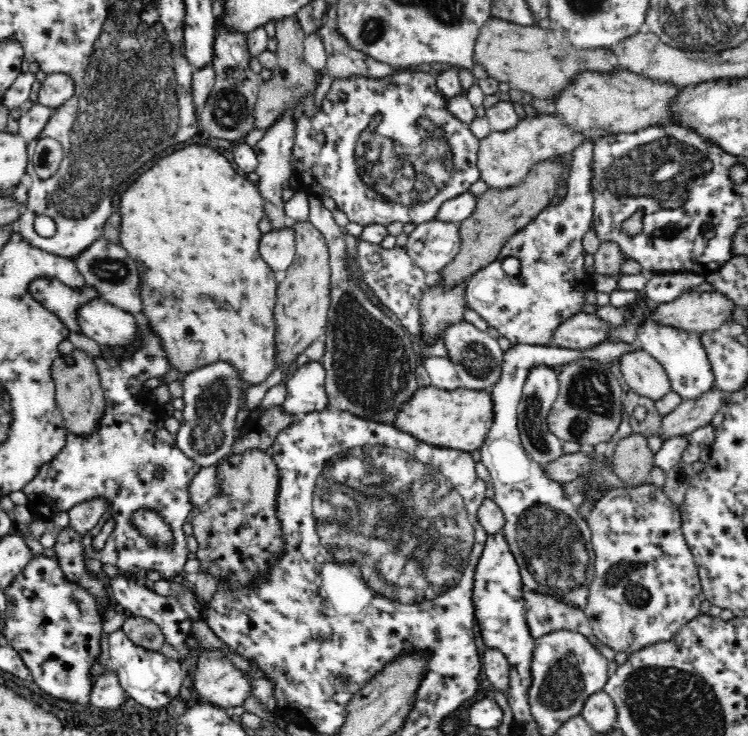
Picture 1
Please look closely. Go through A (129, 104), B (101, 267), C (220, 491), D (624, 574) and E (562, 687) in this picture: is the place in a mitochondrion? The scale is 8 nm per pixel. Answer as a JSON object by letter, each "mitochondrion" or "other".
{"A":"mitochondrion","B":"mitochondrion","C":"other","D":"mitochondrion","E":"mitochondrion"}

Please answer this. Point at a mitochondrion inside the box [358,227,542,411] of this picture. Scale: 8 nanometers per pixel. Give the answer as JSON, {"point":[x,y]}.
{"point":[477,360]}

